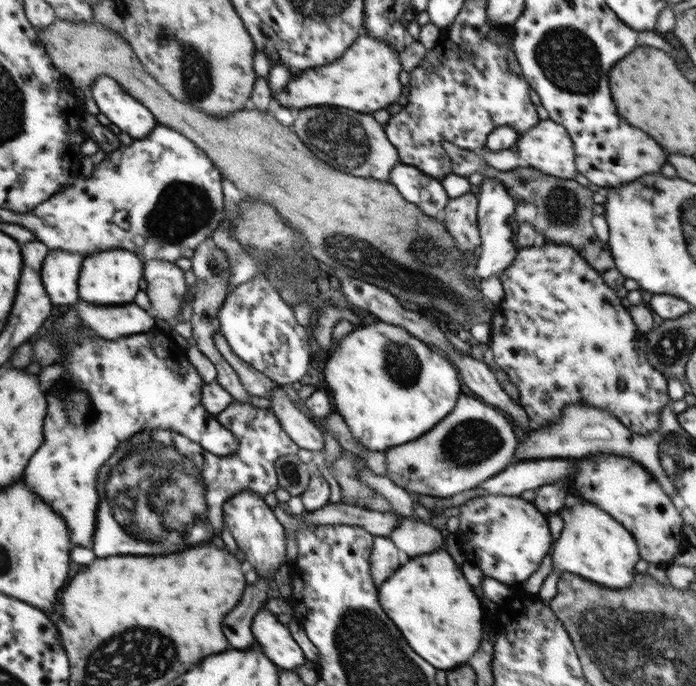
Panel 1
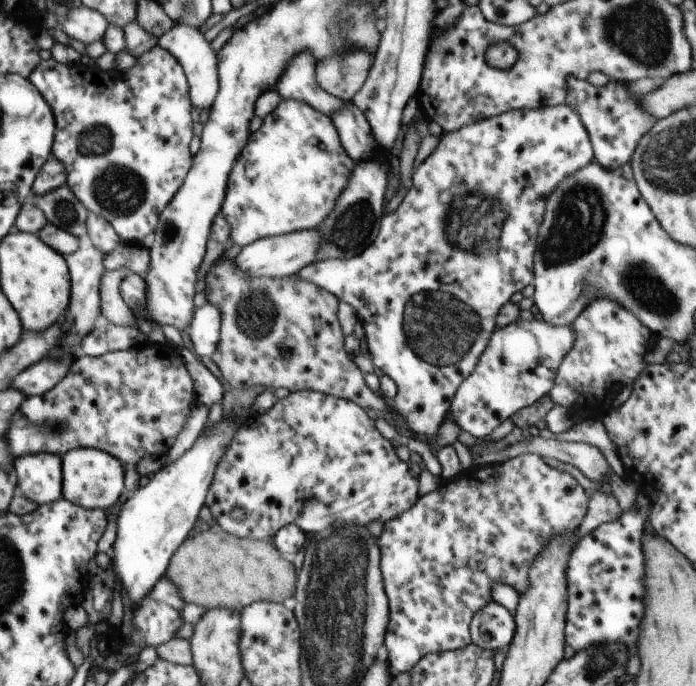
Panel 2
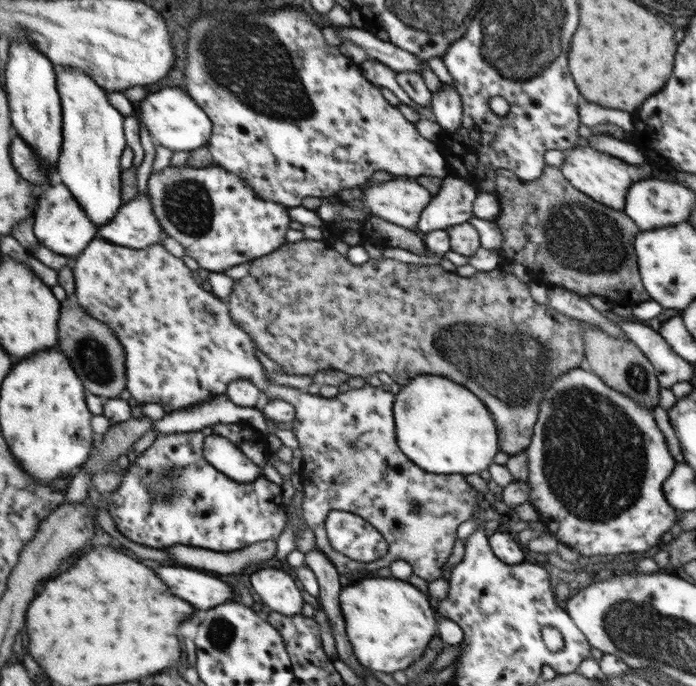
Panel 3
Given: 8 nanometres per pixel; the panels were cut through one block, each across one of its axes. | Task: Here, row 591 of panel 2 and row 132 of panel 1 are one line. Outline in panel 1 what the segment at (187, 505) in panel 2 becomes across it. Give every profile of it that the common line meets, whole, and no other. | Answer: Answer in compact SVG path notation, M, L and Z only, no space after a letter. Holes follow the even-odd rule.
M100 76L90 94L99 111L133 139L146 138L158 123L155 116L110 76Z

